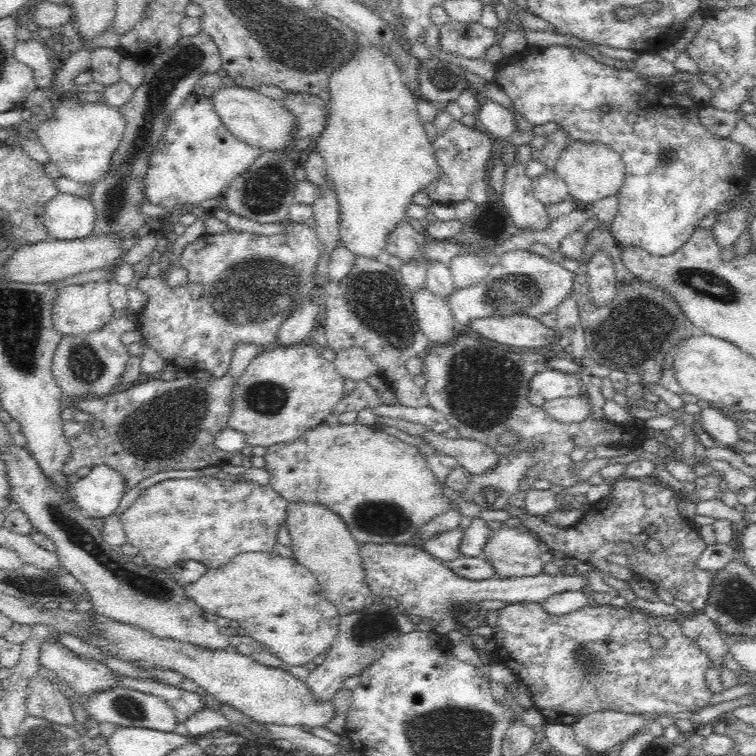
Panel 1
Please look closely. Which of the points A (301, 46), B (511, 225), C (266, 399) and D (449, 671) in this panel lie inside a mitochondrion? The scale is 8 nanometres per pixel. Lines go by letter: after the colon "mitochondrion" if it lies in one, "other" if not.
A: mitochondrion
B: other
C: mitochondrion
D: other

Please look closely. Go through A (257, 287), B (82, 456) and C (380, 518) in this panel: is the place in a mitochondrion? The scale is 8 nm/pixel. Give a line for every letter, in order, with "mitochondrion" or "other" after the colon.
A: mitochondrion
B: other
C: mitochondrion

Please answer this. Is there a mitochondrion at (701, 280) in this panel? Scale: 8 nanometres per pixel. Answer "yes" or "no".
yes

